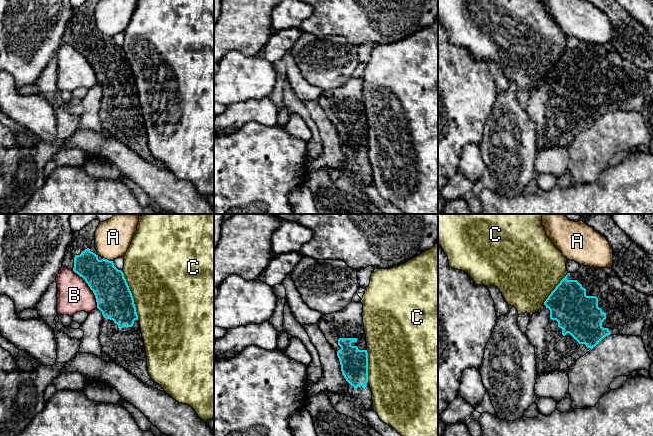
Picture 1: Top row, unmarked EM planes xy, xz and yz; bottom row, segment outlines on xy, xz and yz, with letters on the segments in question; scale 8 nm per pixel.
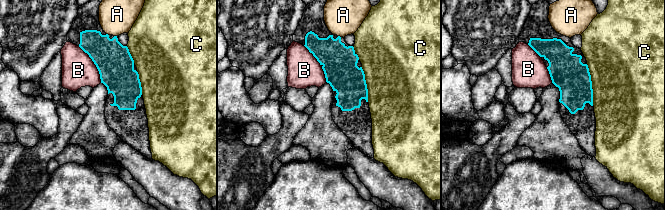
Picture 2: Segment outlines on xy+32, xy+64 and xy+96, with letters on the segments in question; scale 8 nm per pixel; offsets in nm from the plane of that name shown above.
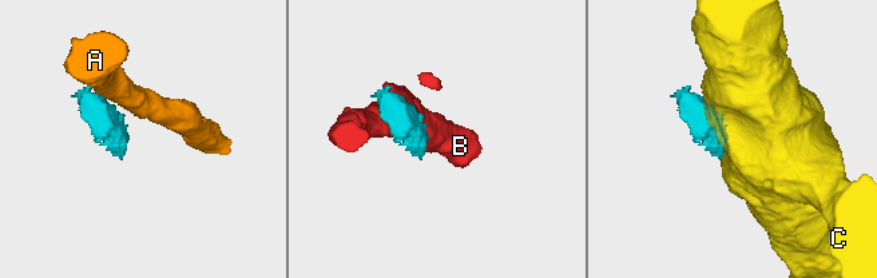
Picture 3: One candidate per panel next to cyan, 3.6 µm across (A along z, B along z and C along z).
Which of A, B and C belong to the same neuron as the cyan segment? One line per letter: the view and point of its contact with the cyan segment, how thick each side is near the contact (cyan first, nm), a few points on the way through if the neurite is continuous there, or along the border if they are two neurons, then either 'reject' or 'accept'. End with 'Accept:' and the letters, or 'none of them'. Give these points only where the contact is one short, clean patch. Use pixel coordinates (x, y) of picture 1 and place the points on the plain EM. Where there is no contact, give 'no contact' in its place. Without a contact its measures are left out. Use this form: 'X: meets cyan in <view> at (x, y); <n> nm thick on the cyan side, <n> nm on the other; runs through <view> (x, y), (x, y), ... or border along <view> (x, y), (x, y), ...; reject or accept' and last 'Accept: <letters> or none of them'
A: meets cyan in xy at (108, 36); 280 nm thick on the cyan side, 280 nm on the other; border along xy (103, 33), (112, 37); reject
B: meets cyan in xy at (90, 64); 300 nm thick on the cyan side, 280 nm on the other; reject
C: meets cyan in xy at (131, 71); 300 nm thick on the cyan side, 480 nm on the other; reject
Accept: none of them

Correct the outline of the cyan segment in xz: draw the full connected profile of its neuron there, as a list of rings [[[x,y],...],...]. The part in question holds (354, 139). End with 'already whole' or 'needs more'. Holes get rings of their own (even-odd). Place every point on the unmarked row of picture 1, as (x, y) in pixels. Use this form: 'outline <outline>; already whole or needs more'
outline [[[351,77],[343,86],[323,91],[318,102],[337,128],[342,151],[349,161],[348,173],[331,170],[332,183],[369,202],[360,189],[361,186],[374,186],[368,158],[368,129],[362,89],[363,80]]]; needs more

